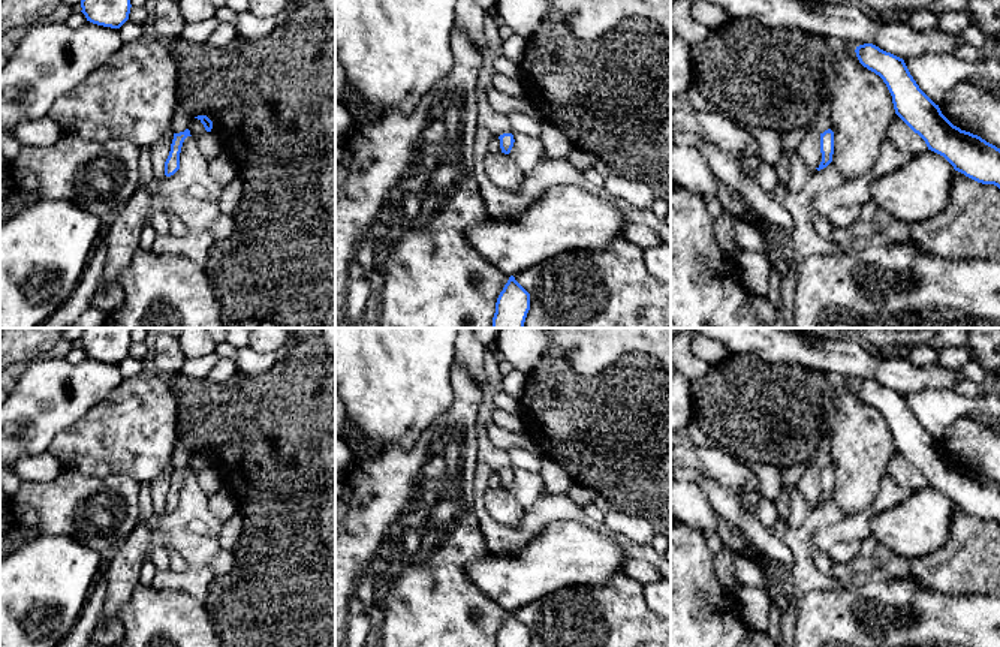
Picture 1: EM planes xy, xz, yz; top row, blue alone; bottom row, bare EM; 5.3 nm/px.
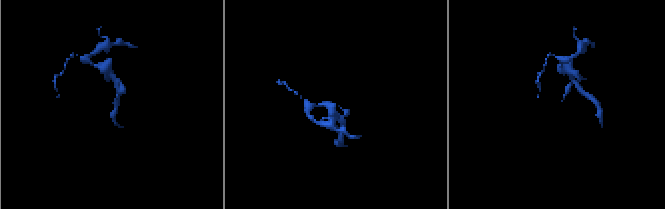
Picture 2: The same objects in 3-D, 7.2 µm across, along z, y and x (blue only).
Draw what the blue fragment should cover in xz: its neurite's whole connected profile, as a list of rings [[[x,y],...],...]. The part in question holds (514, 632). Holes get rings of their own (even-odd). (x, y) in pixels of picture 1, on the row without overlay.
[[[510,611],[497,634],[496,647],[528,647],[528,646],[530,646],[530,629],[515,616],[513,611]]]

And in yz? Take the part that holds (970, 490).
[[[864,379],[855,385],[859,398],[886,419],[895,449],[955,506],[1000,524],[1000,484],[954,461],[916,419],[903,394]]]

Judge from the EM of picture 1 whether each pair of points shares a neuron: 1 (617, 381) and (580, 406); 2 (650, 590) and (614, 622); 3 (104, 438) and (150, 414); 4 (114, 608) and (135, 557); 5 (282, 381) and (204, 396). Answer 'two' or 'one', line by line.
1: one
2: two
3: one
4: one
5: one

